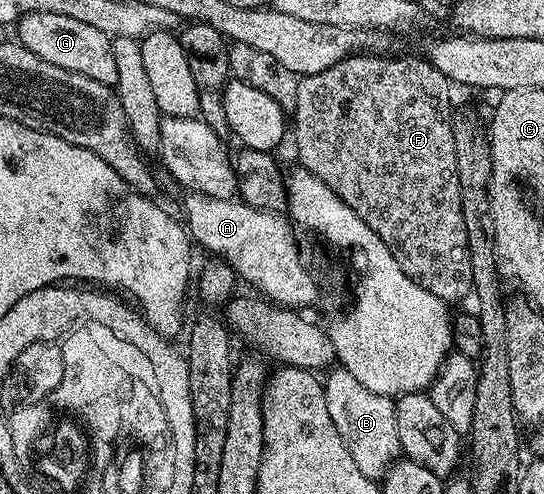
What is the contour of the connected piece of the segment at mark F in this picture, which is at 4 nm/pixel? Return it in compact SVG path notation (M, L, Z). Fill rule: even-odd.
M384 54L348 56L342 62L330 66L330 70L322 70L322 74L300 77L298 102L294 109L296 156L300 159L297 161L299 167L314 174L322 182L326 182L326 186L330 186L330 190L334 190L334 194L338 194L338 198L342 198L342 202L346 202L346 206L350 206L350 210L354 210L354 214L358 214L358 218L362 218L362 222L366 222L366 226L370 226L370 230L374 230L374 234L378 234L378 238L382 238L382 242L386 242L386 246L390 246L390 254L394 254L394 258L398 258L398 266L411 280L418 282L418 286L430 290L430 294L442 298L445 302L453 302L452 300L458 299L459 296L466 294L468 296L473 291L472 263L466 238L466 222L462 218L462 194L458 182L458 162L456 161L454 134L452 133L454 103L452 104L451 90L453 91L453 89L447 78L427 58L415 60L412 56L380 55Z

